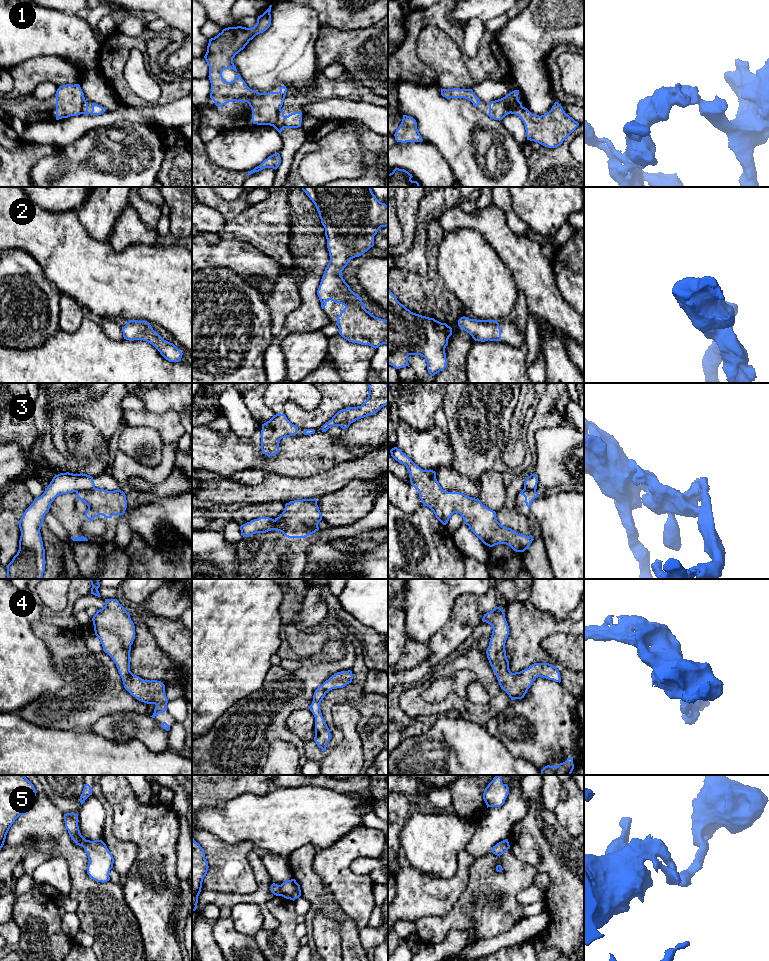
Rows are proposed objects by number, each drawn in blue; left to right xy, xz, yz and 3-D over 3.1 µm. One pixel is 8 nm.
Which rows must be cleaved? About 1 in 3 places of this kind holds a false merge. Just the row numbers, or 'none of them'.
1, 3, 5

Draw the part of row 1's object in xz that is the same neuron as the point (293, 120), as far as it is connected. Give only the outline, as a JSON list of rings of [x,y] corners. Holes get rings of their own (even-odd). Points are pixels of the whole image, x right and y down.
[[[280,110],[274,128],[281,134],[284,128],[301,127],[301,122],[302,122],[302,112],[294,112],[285,117],[284,111]]]

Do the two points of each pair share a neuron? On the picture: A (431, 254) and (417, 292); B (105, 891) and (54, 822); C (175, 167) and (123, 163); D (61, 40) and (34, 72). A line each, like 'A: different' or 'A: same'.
A: same
B: same
C: different
D: different

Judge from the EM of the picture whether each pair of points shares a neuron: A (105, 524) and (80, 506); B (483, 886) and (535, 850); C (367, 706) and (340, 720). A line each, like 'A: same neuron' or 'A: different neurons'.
A: different neurons
B: different neurons
C: different neurons

